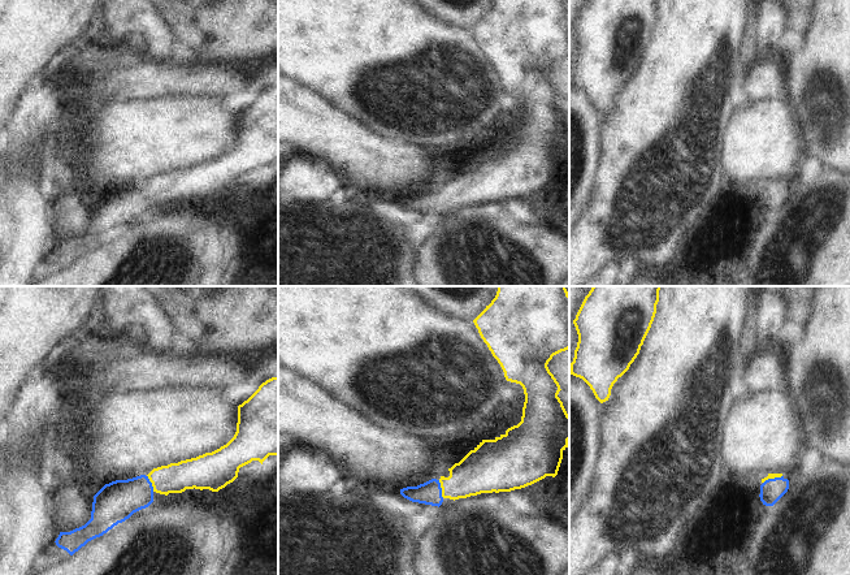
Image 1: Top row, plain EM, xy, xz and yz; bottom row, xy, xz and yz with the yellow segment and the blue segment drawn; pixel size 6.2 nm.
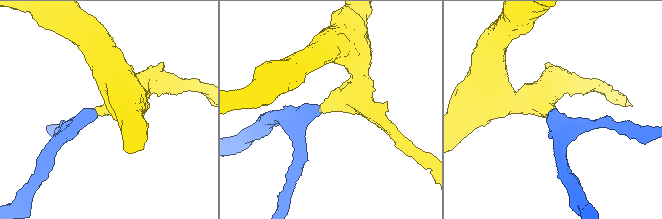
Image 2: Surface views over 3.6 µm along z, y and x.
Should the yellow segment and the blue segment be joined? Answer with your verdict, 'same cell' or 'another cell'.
same cell

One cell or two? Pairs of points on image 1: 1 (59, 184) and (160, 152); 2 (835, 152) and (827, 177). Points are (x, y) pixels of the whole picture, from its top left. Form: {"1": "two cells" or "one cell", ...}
{"1": "two cells", "2": "two cells"}

